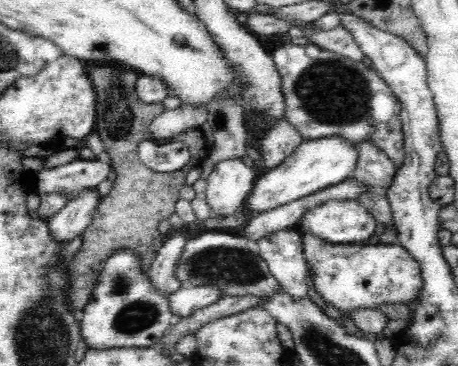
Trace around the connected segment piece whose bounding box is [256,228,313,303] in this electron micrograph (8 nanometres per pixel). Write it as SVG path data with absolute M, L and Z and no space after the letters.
M294 228L272 232L258 238L256 245L283 292L297 303L306 300L313 285L308 276L298 231Z

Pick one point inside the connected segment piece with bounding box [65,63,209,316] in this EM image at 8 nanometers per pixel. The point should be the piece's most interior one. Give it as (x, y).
(128, 216)

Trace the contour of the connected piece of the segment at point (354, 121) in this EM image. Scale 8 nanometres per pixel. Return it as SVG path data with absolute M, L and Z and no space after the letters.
M293 43L283 44L282 46L274 49L272 57L274 57L276 71L281 78L282 97L285 98L285 119L288 120L288 122L300 133L303 142L313 141L316 140L316 138L322 137L342 137L343 140L351 142L352 145L357 146L362 140L370 140L371 144L377 146L384 154L387 154L387 156L390 157L390 160L392 160L392 162L395 164L396 169L400 168L404 158L404 149L402 144L403 126L401 125L401 118L398 118L398 114L400 114L401 111L401 106L396 96L394 96L394 93L392 93L391 88L388 88L388 85L384 83L382 77L378 75L377 71L374 69L368 70L368 68L366 68L362 62L352 62L346 57L324 49L320 49L318 55L314 56L314 58L308 58L306 55L306 46L296 45Z

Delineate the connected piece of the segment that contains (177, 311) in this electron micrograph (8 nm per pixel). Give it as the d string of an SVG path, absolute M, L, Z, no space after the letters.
M210 286L181 287L168 296L169 308L174 319L188 317L194 310L201 310L221 298L221 290Z

